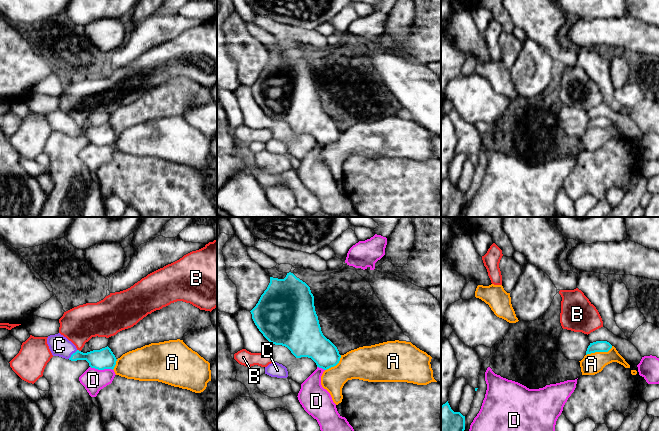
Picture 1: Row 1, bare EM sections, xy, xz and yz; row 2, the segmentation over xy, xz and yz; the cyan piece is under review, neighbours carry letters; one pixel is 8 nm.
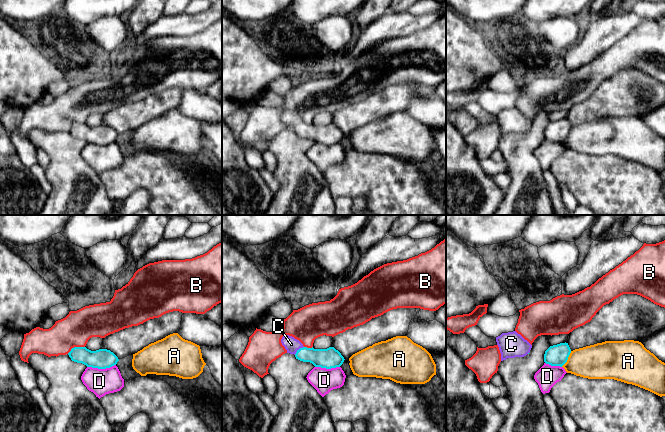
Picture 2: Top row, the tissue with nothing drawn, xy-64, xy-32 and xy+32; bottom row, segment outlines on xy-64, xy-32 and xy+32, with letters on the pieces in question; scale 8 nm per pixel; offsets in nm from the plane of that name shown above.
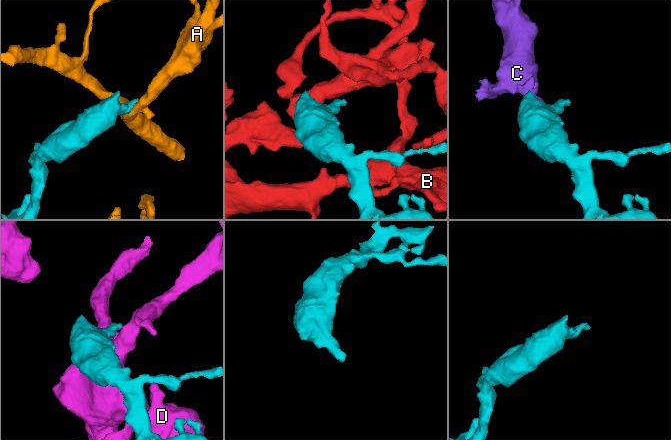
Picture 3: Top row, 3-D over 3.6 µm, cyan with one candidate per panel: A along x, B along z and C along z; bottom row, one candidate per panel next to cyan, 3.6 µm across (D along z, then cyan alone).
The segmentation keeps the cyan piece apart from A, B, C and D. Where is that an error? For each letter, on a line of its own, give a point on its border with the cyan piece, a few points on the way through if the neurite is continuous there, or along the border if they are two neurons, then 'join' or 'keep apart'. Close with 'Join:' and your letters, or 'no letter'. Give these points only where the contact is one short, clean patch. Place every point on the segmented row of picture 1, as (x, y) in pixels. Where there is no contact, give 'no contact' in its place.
A: yz (599, 351) | along yz (612, 346), (607, 351), (595, 351), (586, 355) | keep apart
B: xy (78, 350) | keep apart
C: xy (72, 354) | across xy (101, 359), (72, 354), (59, 345) | join
D: xy (101, 369) | keep apart
Join: C

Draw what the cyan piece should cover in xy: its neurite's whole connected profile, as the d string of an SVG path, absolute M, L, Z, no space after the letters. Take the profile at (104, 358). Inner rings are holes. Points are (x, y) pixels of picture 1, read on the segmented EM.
M60 333L48 336L47 344L53 356L59 356L71 361L86 360L91 368L113 370L116 365L117 359L108 346L100 350L83 353Z

